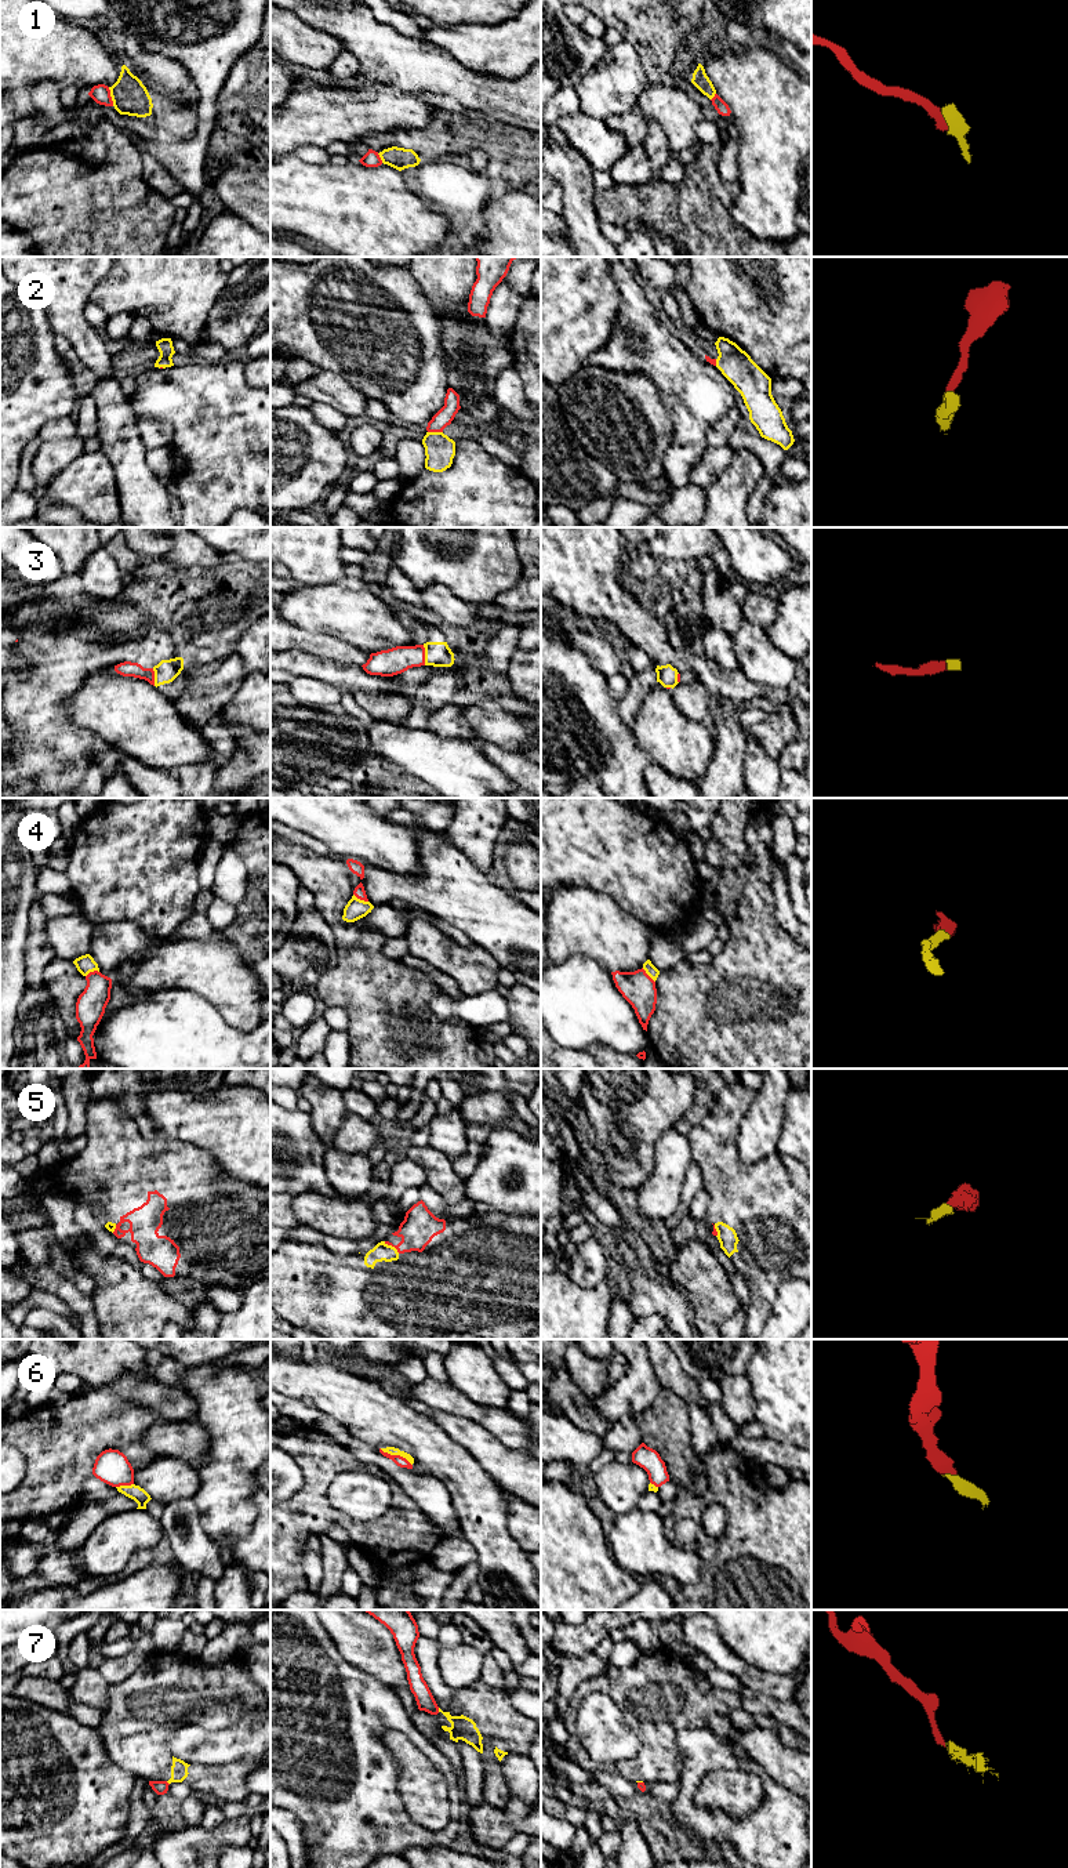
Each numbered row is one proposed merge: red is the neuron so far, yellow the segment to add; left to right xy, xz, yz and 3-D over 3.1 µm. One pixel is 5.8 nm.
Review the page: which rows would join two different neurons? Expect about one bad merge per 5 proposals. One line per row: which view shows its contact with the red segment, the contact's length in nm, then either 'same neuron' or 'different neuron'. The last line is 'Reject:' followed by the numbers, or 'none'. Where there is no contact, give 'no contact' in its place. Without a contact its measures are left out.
1: contact in xy; length 120 nm; same neuron
2: contact in xz; length 90 nm; same neuron
3: contact in xz; length 120 nm; same neuron
4: contact in xz; length 100 nm; same neuron
5: contact in xz; length 120 nm; same neuron
6: contact in xz; length 220 nm; same neuron
7: contact in xz; length 30 nm; different neuron
Reject: 7

